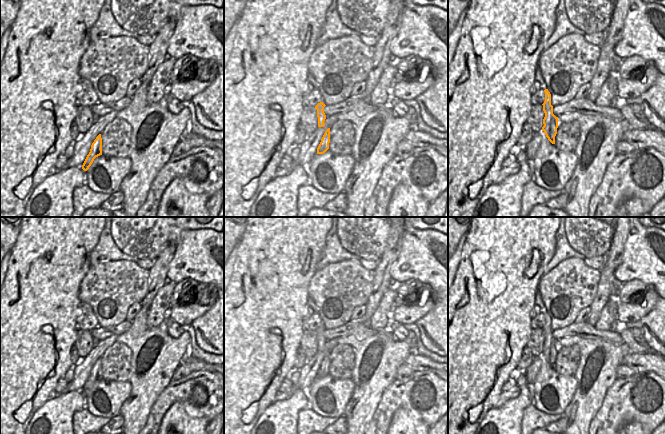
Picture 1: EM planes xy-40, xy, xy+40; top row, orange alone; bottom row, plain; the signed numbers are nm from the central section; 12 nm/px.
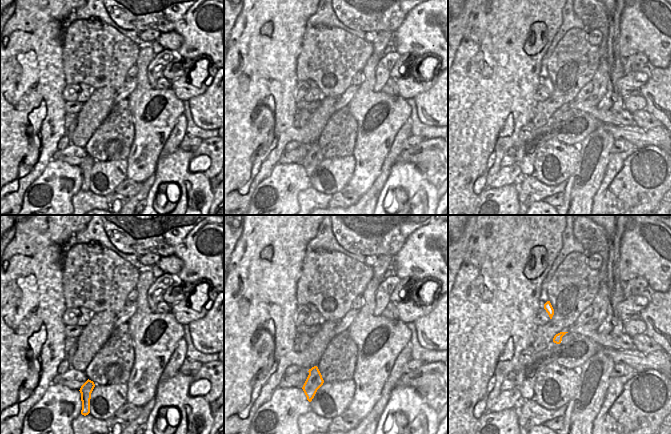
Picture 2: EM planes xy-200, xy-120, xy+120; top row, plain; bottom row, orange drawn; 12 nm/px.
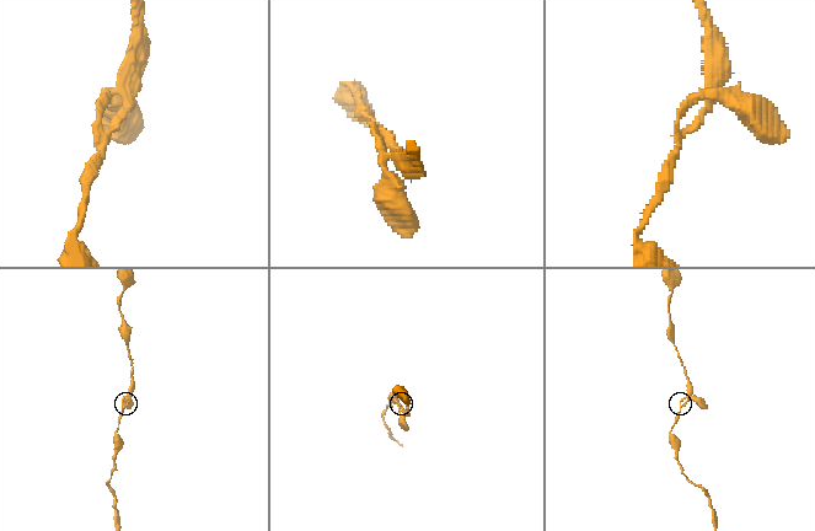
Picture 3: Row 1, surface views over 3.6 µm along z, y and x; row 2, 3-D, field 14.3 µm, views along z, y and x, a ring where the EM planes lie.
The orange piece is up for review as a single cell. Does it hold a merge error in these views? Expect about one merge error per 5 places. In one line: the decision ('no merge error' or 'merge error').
merge error

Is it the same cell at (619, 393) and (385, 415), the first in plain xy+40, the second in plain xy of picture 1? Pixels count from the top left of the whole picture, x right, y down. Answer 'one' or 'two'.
one

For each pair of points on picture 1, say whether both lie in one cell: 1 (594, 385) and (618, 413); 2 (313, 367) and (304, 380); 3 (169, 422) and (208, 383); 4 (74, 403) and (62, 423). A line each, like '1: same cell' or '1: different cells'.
1: different cells
2: same cell
3: different cells
4: same cell

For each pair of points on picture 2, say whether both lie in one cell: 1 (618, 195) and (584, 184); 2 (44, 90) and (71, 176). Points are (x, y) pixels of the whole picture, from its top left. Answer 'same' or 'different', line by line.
1: different
2: different

